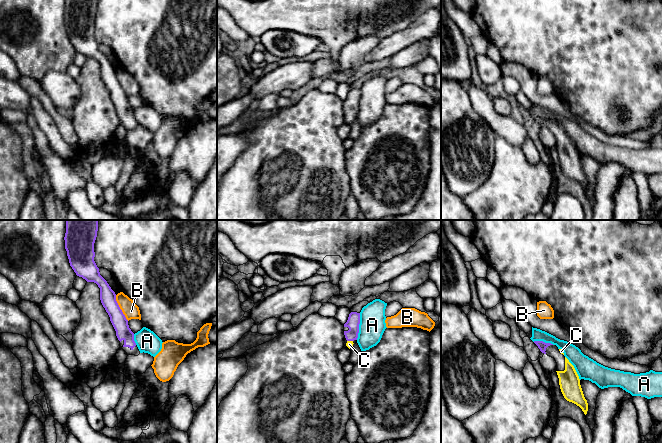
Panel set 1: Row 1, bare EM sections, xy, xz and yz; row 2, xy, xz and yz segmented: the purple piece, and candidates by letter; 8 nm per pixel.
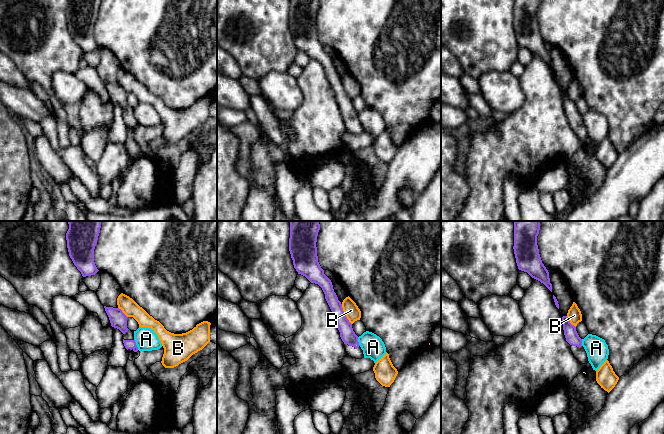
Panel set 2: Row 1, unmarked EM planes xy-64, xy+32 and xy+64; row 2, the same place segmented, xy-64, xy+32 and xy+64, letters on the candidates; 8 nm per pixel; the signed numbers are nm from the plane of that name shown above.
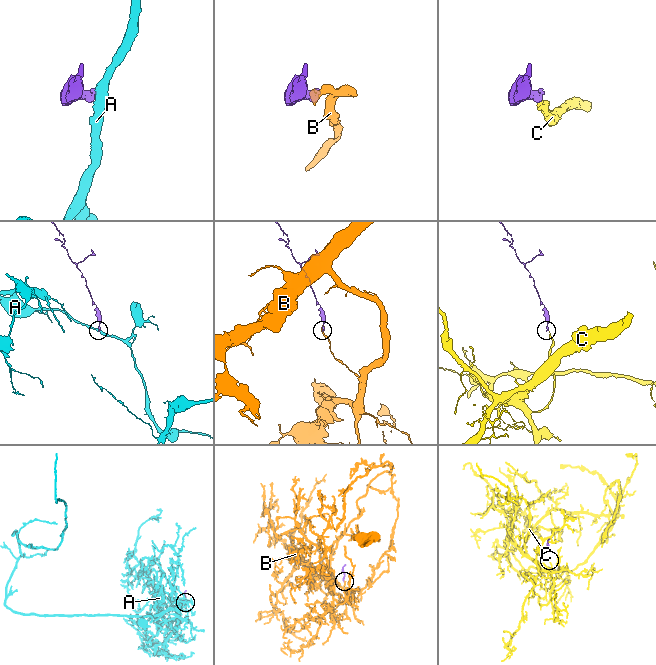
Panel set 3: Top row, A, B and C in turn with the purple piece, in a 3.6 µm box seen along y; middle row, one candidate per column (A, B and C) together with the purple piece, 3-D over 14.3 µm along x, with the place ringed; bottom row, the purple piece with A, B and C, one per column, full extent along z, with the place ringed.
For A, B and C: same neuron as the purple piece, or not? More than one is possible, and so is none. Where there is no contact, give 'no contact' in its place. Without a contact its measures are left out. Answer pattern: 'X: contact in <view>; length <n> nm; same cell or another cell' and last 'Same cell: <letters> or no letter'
A: contact in xz; length 220 nm; another cell
B: contact in xy; length 240 nm; another cell
C: contact in xz; length 50 nm; same cell
Same cell: C

